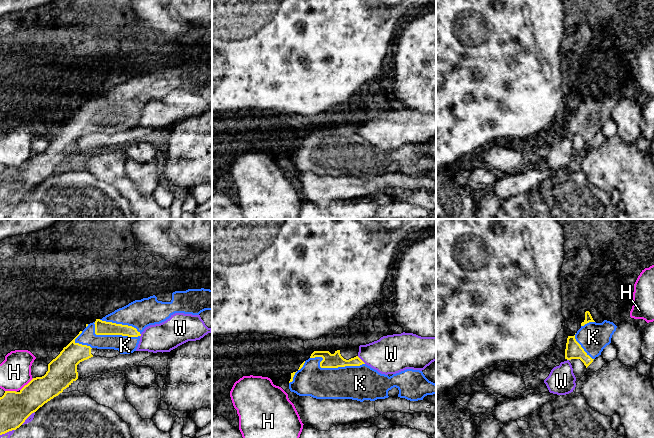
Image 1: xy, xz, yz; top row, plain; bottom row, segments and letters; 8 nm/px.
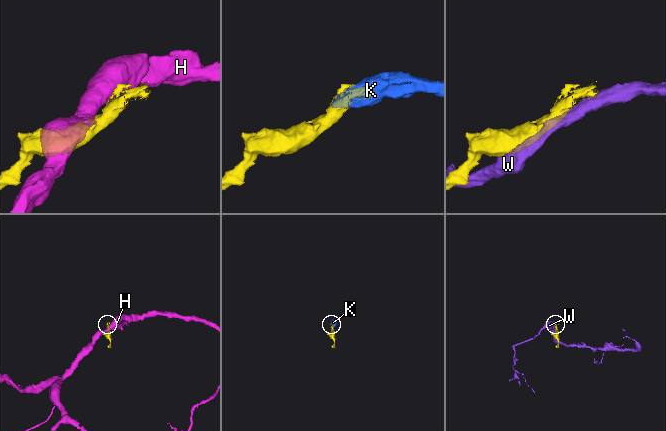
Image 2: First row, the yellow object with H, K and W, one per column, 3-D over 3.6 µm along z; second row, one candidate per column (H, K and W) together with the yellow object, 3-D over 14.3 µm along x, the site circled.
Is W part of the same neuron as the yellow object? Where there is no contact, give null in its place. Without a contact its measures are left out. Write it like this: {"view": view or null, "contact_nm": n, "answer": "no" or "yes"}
{"view": "xy", "contact_nm": 160, "answer": "no"}

